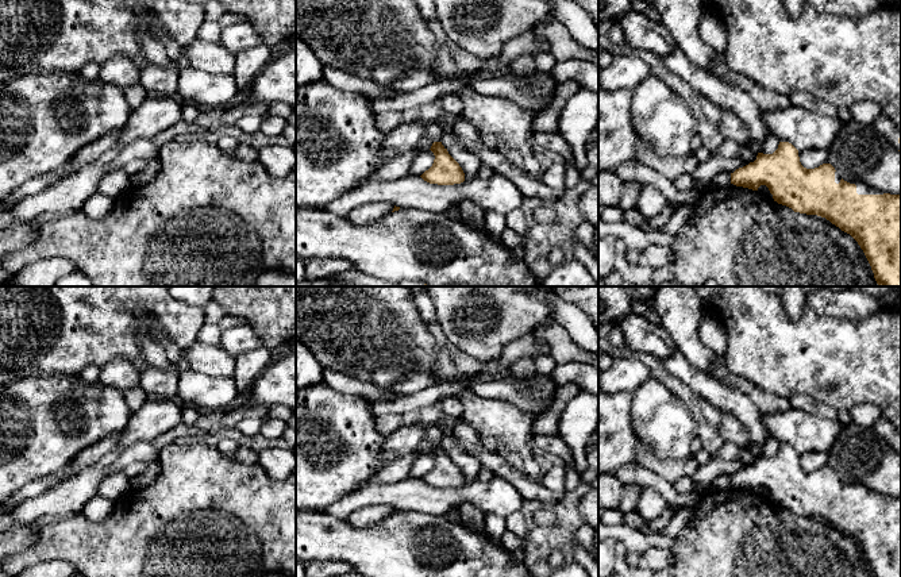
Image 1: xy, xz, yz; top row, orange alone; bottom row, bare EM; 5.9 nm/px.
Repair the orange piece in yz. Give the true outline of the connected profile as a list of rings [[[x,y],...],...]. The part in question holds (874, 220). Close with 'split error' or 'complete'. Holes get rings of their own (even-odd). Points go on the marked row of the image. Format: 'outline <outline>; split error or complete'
outline [[[779,142],[773,154],[758,153],[754,162],[731,173],[731,184],[752,191],[766,185],[778,204],[794,212],[825,218],[858,242],[878,286],[901,286],[901,195],[883,193],[862,181],[847,182],[828,161],[806,169],[798,155],[792,143]]]; split error

